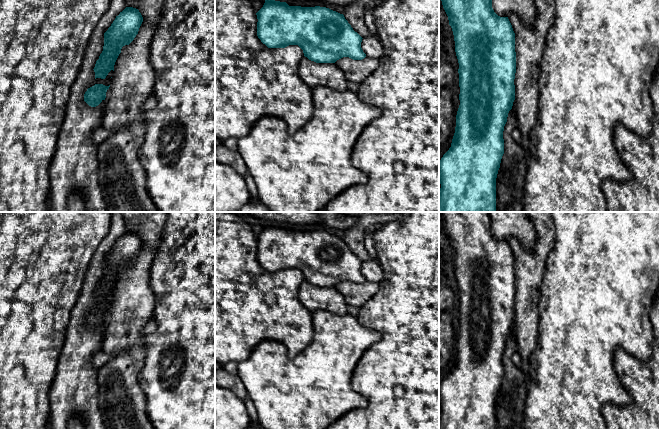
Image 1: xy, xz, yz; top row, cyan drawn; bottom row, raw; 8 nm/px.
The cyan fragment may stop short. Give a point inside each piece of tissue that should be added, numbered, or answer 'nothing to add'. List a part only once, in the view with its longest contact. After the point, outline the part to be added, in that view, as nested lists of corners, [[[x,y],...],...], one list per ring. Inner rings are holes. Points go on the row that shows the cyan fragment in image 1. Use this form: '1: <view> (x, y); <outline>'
nothing to add

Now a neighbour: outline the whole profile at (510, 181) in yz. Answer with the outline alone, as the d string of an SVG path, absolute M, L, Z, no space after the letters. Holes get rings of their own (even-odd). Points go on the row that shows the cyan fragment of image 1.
M513 102L503 131L504 154L496 178L496 212L507 212L512 203L523 202L529 152L513 139L515 128L517 116Z

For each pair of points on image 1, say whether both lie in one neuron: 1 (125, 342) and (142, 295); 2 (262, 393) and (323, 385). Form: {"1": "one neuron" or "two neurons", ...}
{"1": "one neuron", "2": "one neuron"}

